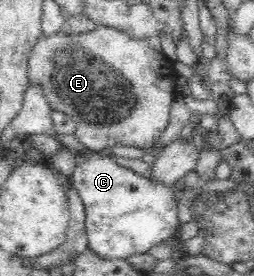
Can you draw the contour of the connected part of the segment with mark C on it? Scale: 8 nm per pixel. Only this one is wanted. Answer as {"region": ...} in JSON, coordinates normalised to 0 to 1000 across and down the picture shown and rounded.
{"region":[[[311,558],[299,569],[299,605],[280,659],[335,736],[346,899],[382,920],[382,931],[496,942],[524,924],[583,917],[602,891],[705,848],[713,819],[697,793],[705,728],[677,699],[677,674],[650,674],[630,659],[602,659],[587,645],[539,634],[524,616],[441,583],[429,562]]]}

